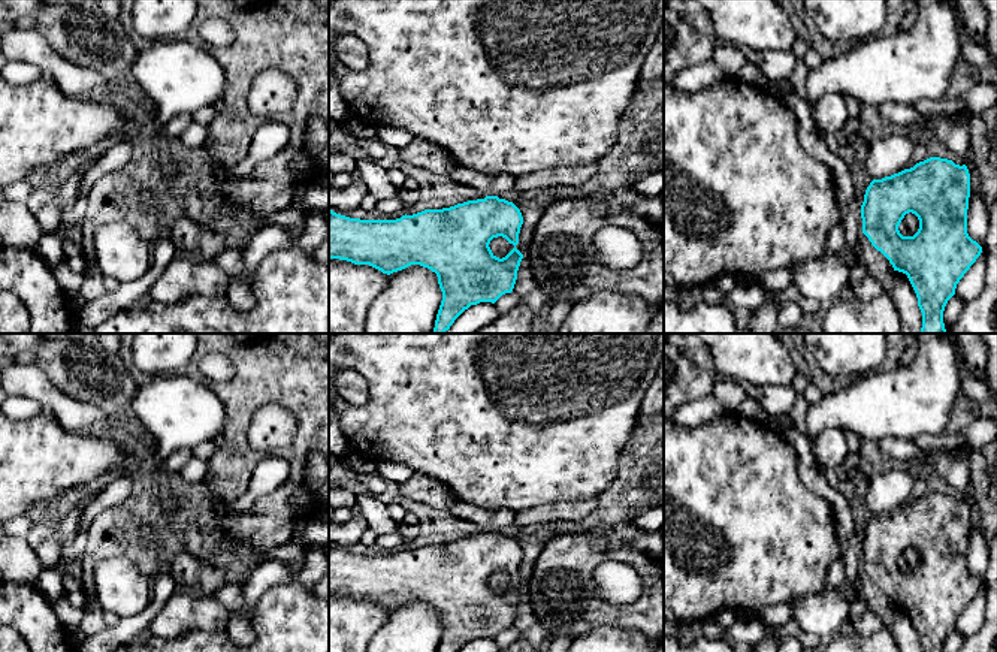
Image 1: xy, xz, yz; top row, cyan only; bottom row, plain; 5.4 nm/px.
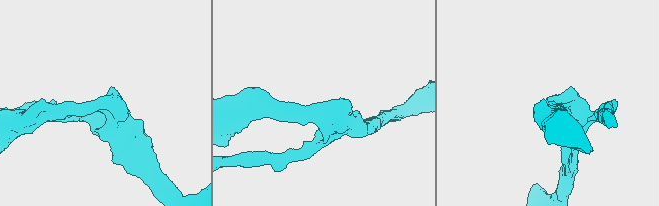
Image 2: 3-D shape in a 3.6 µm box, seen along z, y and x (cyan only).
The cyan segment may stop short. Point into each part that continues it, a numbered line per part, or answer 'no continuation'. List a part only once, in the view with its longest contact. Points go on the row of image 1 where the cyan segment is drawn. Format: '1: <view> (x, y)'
no continuation

